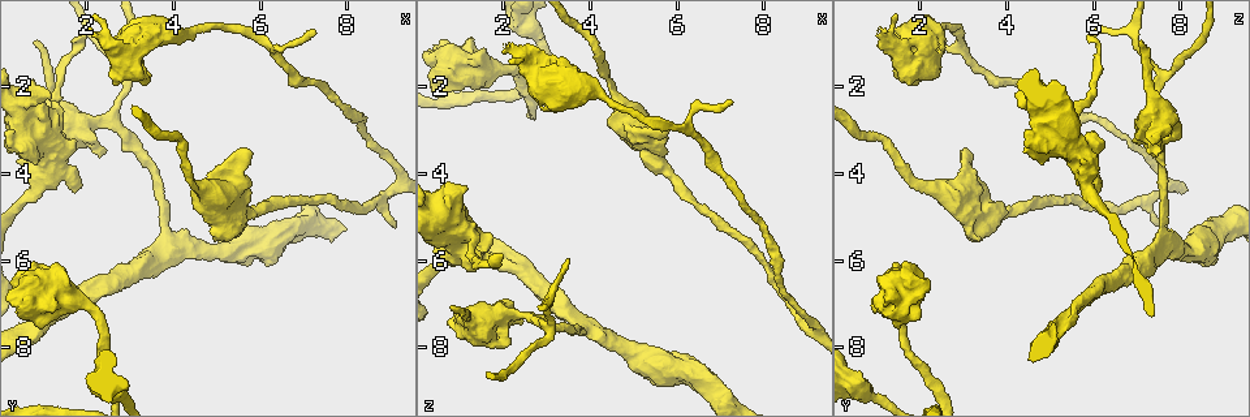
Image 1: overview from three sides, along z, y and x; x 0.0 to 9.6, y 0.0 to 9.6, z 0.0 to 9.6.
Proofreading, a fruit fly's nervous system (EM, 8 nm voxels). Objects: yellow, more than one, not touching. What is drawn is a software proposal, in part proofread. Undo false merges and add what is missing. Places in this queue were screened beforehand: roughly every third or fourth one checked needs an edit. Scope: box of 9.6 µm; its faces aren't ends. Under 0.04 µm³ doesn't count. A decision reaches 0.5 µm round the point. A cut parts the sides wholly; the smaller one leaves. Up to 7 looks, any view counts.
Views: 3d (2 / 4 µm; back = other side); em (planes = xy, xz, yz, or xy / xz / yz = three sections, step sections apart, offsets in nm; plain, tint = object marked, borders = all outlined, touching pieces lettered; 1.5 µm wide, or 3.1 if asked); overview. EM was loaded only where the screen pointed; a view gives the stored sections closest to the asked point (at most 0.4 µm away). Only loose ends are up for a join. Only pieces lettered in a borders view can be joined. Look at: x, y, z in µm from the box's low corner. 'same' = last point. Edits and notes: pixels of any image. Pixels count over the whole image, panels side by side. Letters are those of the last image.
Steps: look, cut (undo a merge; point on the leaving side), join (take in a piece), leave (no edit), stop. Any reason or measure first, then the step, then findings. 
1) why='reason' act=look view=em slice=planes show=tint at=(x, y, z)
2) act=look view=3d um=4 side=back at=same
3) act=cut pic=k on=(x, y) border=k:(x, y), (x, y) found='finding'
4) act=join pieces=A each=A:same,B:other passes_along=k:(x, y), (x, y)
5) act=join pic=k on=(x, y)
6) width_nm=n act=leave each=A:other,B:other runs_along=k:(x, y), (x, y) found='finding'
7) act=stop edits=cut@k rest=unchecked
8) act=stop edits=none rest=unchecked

why='thick turns thin' act=look view=em slice=planes show=borders at=(1.95, 7.05, 1.60)

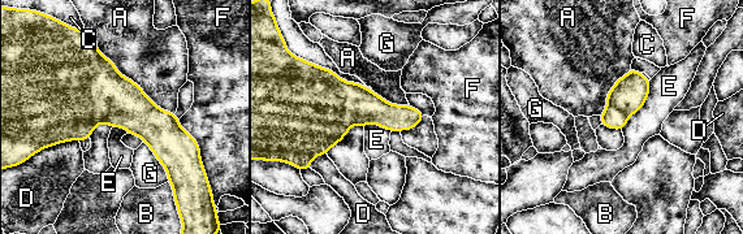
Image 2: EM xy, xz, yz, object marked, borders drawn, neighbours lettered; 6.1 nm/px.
act=leave each=A:other,B:other,C:other,D:other,E:other,F:other,G:other border=2:(651, 79), (647, 100), (621, 130) found='one neuron here'

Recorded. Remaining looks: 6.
why='stops while still wide' act=look view=3d um=4 side=back at=(2.05, 0.75, 1.15)

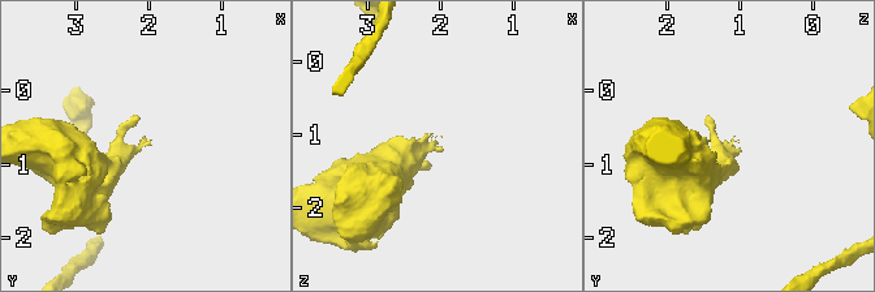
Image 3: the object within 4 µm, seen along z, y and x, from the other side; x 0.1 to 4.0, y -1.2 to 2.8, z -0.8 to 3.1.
act=look view=em slice=planes show=borders at=(2.00, 0.70, 1.20)

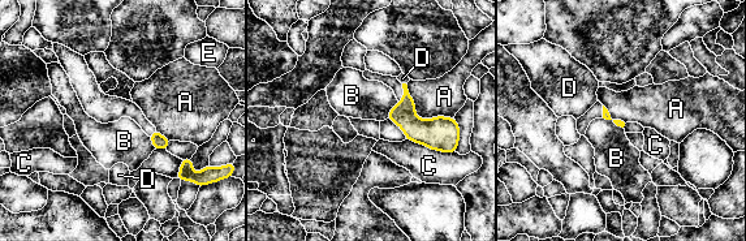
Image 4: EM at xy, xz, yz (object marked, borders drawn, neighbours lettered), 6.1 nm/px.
act=leave each=A:other,B:other,C:other,D:other,E:other border=4:(405, 84), (419, 117), (453, 117) found='none of them fits'

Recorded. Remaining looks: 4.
why='three-way junction' act=look view=em slice=planes show=tint at=(3.85, 5.40, 7.55)

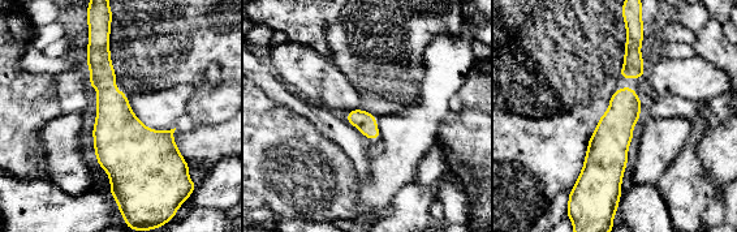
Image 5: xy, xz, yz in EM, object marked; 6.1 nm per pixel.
why='what lies round it' act=look view=em slice=planes show=borders at=same

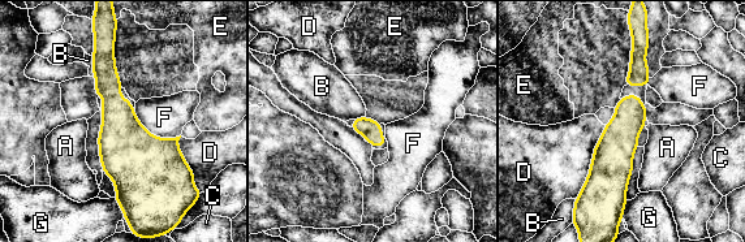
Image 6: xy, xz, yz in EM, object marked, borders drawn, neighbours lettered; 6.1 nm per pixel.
act=leave each=A:other,B:other,C:other,D:other,E:other,F:other,G:other runs_along=6:(633, 98), (616, 146), (616, 203) found='continuous, no second neuron'

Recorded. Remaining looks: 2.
act=stop edits=none rest=unchecked

